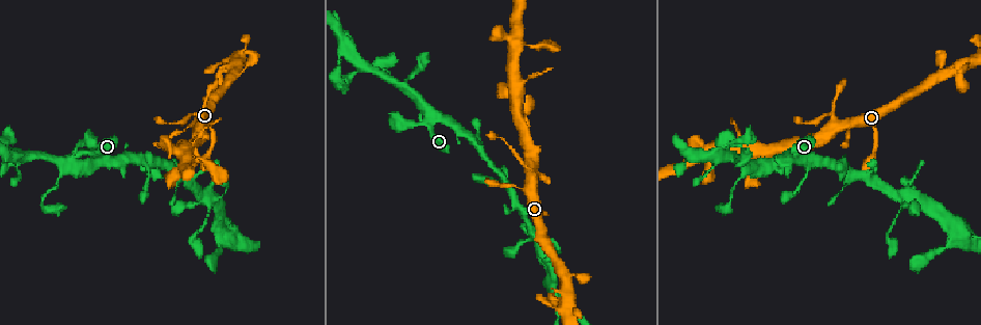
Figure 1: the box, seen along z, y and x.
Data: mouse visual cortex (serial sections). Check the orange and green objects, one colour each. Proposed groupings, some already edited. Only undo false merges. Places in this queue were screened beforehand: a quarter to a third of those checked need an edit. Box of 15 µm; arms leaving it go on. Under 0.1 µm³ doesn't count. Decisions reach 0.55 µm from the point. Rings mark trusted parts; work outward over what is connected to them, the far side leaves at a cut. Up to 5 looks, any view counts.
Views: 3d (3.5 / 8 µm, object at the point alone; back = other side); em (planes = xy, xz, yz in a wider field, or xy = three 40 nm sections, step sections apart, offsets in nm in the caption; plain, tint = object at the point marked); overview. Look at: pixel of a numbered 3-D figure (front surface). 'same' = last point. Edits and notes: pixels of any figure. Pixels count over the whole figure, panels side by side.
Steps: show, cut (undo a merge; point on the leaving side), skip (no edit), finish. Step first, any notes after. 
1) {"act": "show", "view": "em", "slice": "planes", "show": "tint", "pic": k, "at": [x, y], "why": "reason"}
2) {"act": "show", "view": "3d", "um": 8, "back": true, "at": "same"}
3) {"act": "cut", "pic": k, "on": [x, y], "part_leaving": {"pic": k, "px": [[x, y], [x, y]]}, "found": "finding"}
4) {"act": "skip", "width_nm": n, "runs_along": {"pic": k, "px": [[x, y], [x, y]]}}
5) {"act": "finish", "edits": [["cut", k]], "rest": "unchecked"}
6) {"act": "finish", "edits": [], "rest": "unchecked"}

{"act": "show", "view": "3d", "um": 3.5, "pic": 1, "at": [434, 121], "why": "sharp bend"}

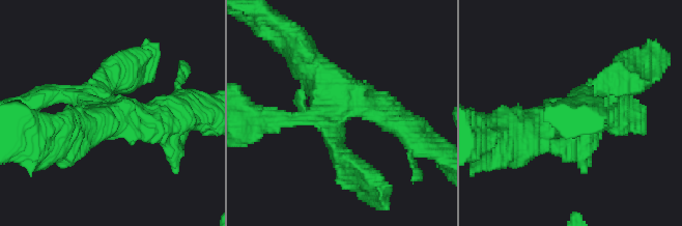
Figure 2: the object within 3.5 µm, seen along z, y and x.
{"act": "show", "view": "em", "slice": "xy", "step": 2, "show": "tint", "pic": 2, "at": [344, 108], "why": "shape alone is not enough"}

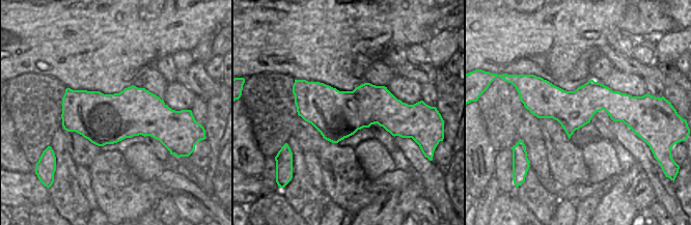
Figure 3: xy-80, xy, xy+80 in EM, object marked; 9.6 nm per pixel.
{"act": "skip", "runs_along": {"pic": 3, "px": [[528, 103], [614, 103], [635, 109]]}, "found": "continuous, no second cell"}

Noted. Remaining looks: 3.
{"act": "show", "view": "3d", "um": 8, "pic": 1, "at": [532, 173], "why": "a fork"}

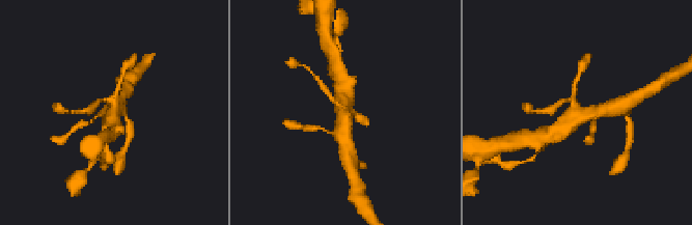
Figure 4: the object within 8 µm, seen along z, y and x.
{"act": "show", "view": "em", "slice": "xy", "step": 5, "show": "tint", "pic": 4, "at": [578, 115], "why": "need the tissue"}

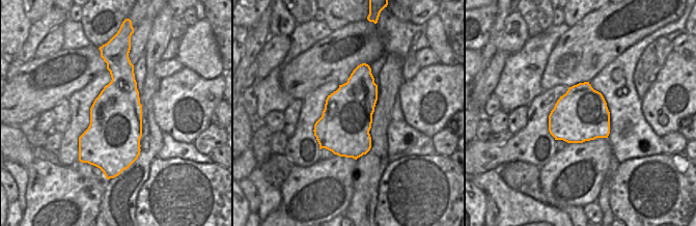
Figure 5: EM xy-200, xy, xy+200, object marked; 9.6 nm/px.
{"act": "skip", "runs_along": {"pic": 4, "px": [[605, 110], [575, 115], [552, 133]]}, "found": "all the same cell"}

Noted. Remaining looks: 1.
{"act": "finish", "edits": [], "rest": "unchecked"}

